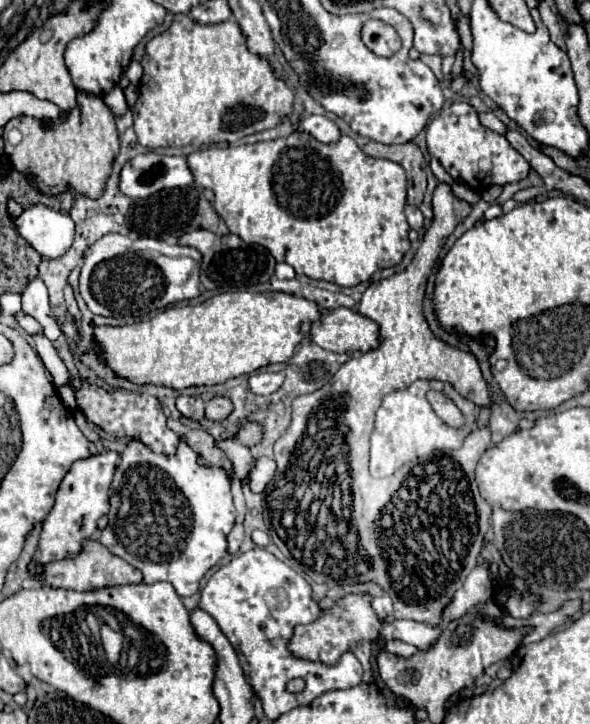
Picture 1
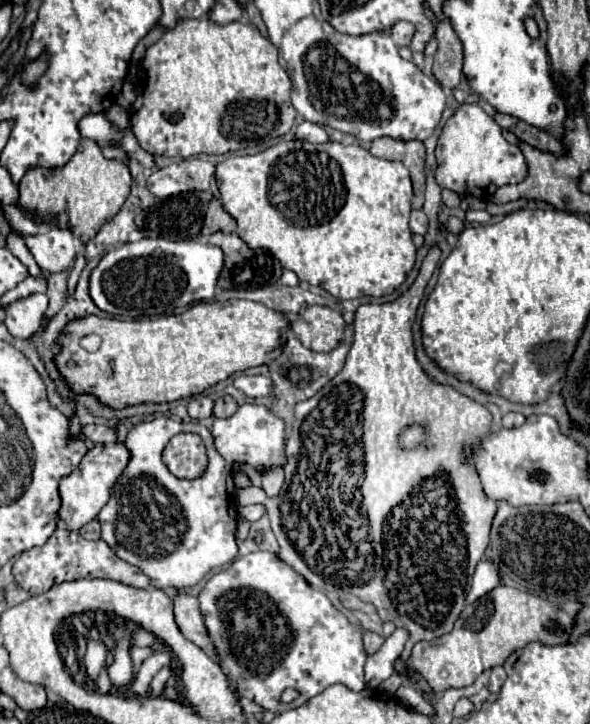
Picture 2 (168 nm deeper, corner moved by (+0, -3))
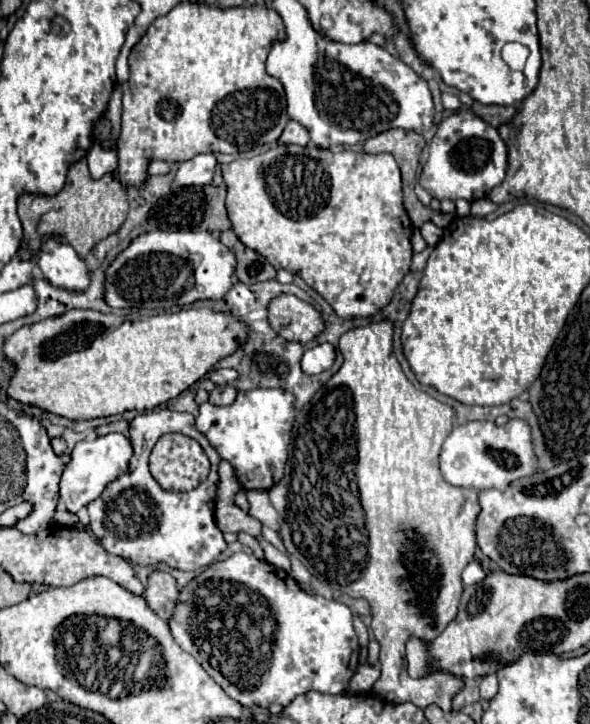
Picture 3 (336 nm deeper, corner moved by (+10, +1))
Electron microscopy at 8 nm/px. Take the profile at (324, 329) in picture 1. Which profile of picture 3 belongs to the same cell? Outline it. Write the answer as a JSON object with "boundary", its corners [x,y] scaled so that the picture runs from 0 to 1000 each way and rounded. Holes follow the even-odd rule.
{"boundary":[[[471,407],[454,421],[458,452],[488,471],[522,474],[549,457],[539,430],[498,407]]]}

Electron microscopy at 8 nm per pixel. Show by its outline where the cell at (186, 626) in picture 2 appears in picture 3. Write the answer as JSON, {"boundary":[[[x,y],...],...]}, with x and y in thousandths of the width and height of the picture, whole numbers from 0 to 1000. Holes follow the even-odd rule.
{"boundary":[[[258,789],[251,797],[244,827],[268,852],[285,858],[292,849],[292,838],[298,836],[298,827],[302,827],[298,800],[281,789]]]}

